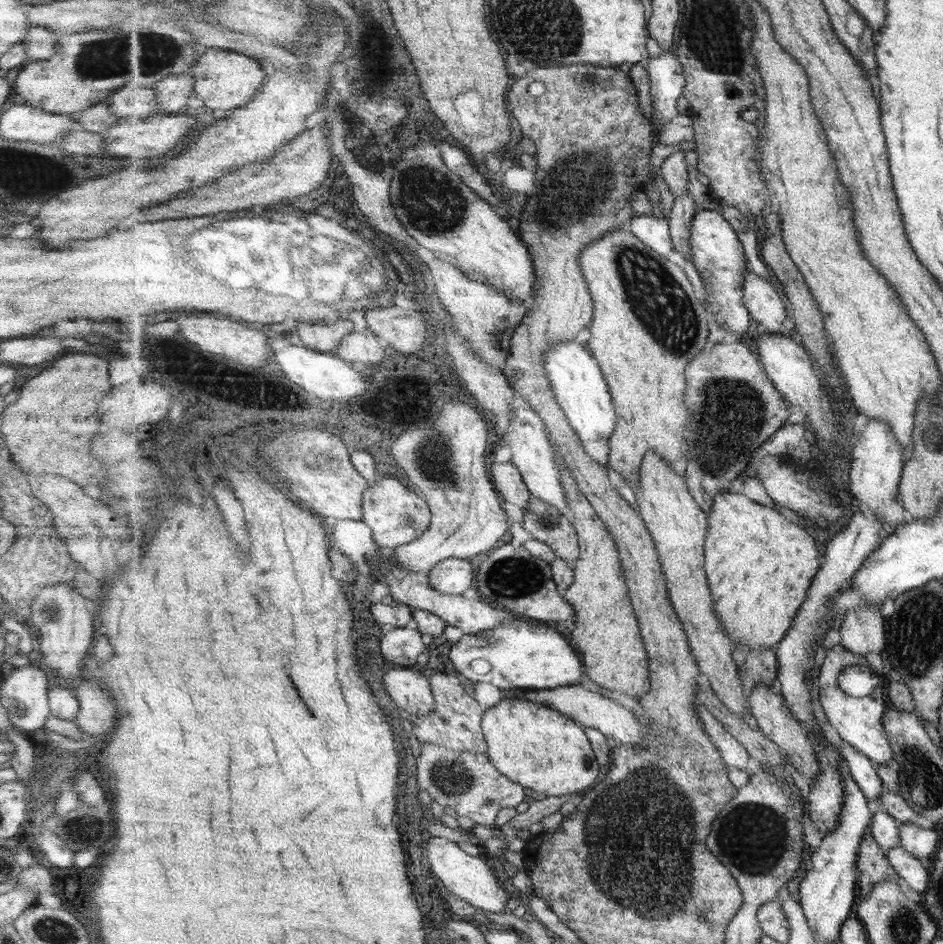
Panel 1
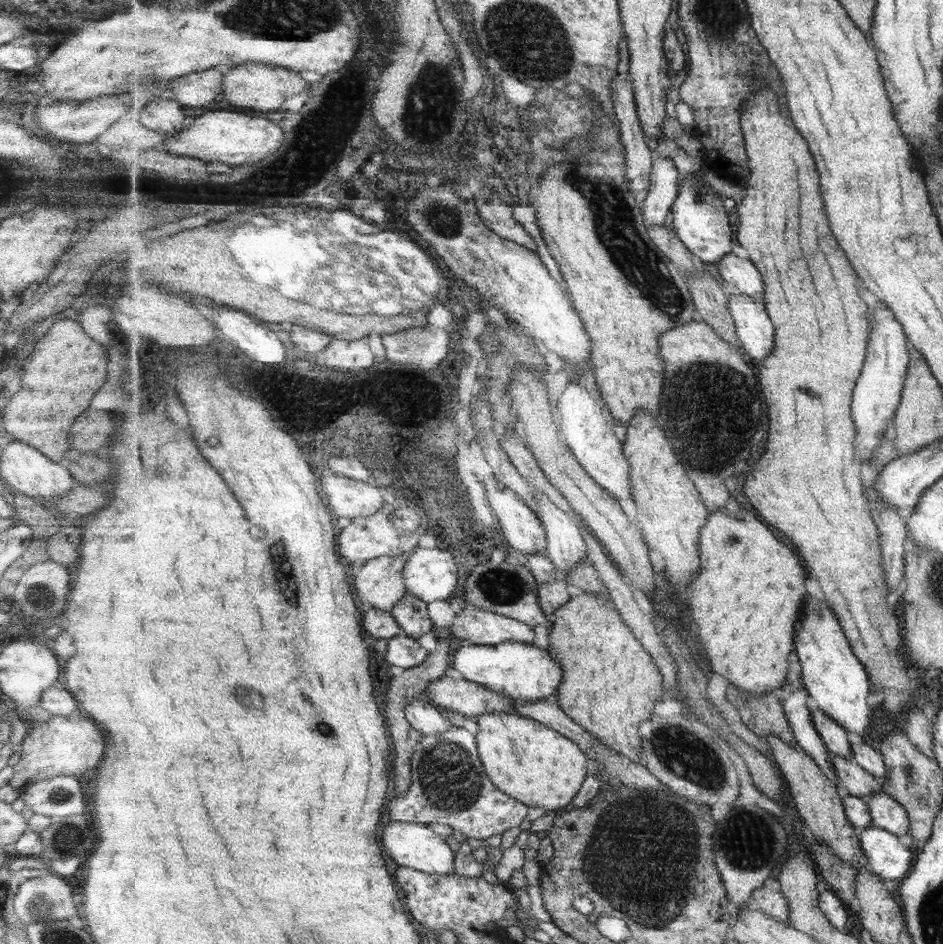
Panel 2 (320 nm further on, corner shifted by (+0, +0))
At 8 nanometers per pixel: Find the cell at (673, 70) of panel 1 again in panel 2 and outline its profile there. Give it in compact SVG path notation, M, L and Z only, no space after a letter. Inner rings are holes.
M655 154L649 194L642 202L642 213L651 225L663 224L681 188L681 174L675 162Z

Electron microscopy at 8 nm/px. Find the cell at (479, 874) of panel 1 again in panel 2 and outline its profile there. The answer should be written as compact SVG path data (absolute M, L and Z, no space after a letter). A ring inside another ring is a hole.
M388 819L383 829L383 846L397 866L411 867L423 873L439 876L455 874L456 854L445 837L433 832L426 824Z

